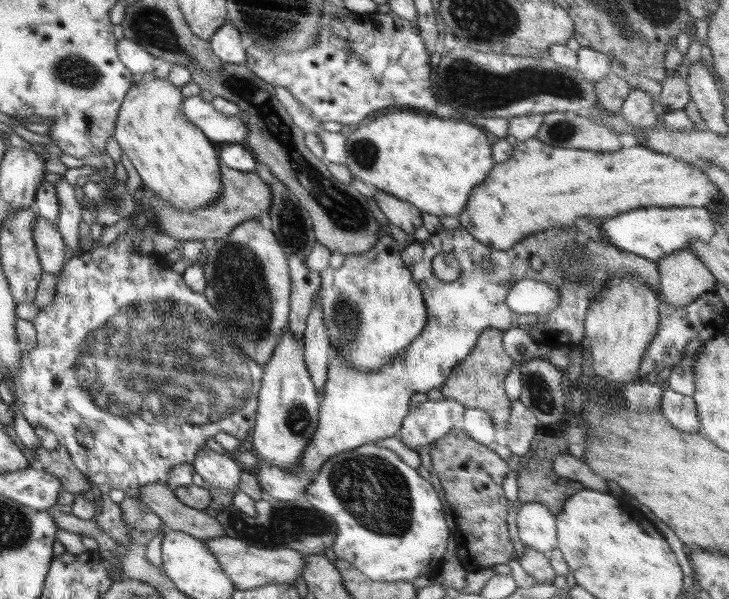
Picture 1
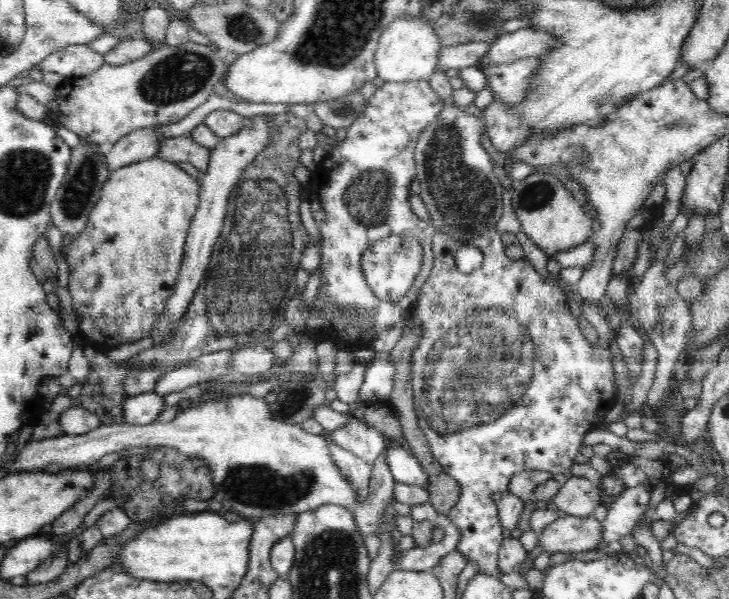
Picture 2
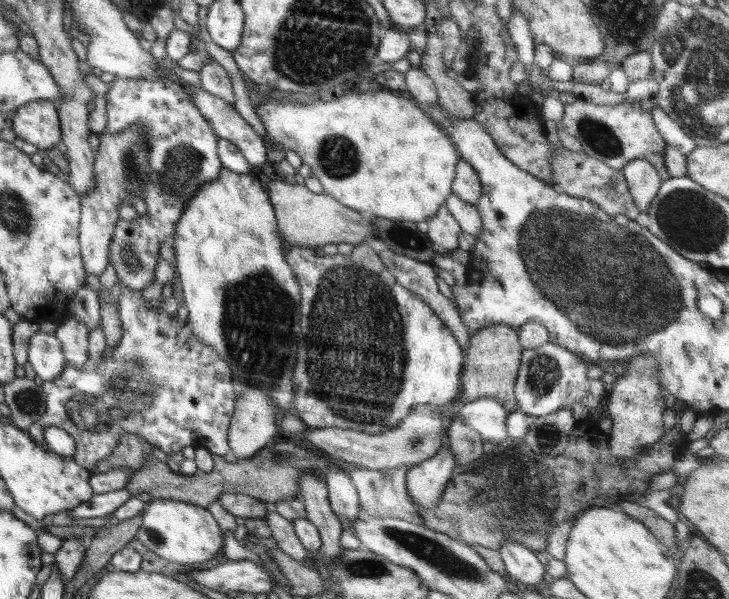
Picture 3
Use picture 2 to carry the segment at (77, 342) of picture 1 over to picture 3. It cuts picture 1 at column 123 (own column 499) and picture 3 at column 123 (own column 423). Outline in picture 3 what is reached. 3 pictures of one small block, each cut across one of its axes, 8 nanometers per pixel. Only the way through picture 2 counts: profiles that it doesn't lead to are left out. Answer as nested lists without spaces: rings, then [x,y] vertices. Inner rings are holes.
[[[117,284],[115,287],[115,292],[118,296],[118,312],[120,320],[122,321],[122,329],[124,329],[122,338],[120,338],[120,344],[118,344],[114,350],[104,348],[102,360],[100,360],[100,362],[88,360],[82,368],[76,368],[76,366],[70,364],[70,362],[66,362],[62,374],[60,374],[56,380],[44,381],[43,389],[44,394],[46,395],[46,410],[40,415],[40,418],[38,418],[36,422],[33,422],[32,425],[27,428],[27,431],[30,432],[30,436],[33,436],[33,439],[37,441],[38,444],[42,444],[42,446],[46,447],[44,429],[50,426],[56,426],[62,428],[62,430],[66,430],[66,432],[74,438],[74,441],[76,441],[76,452],[74,452],[72,456],[74,462],[76,462],[78,466],[88,469],[89,471],[96,466],[96,463],[100,463],[101,460],[108,458],[108,456],[114,453],[116,445],[120,443],[120,435],[124,432],[136,433],[142,436],[142,438],[146,439],[152,446],[157,446],[162,452],[168,455],[178,453],[182,448],[190,445],[194,448],[204,447],[214,455],[218,454],[222,456],[230,452],[232,448],[230,448],[228,444],[228,427],[230,427],[231,416],[234,412],[237,387],[229,365],[216,354],[216,350],[212,348],[212,346],[206,346],[206,344],[199,342],[198,338],[192,334],[189,320],[186,320],[183,327],[179,327],[176,317],[172,318],[168,316],[162,308],[152,306],[152,303],[144,302],[141,296],[142,290],[138,290],[139,292],[135,291],[136,290],[132,290],[132,288],[128,288],[128,286],[124,286],[124,284]]]

